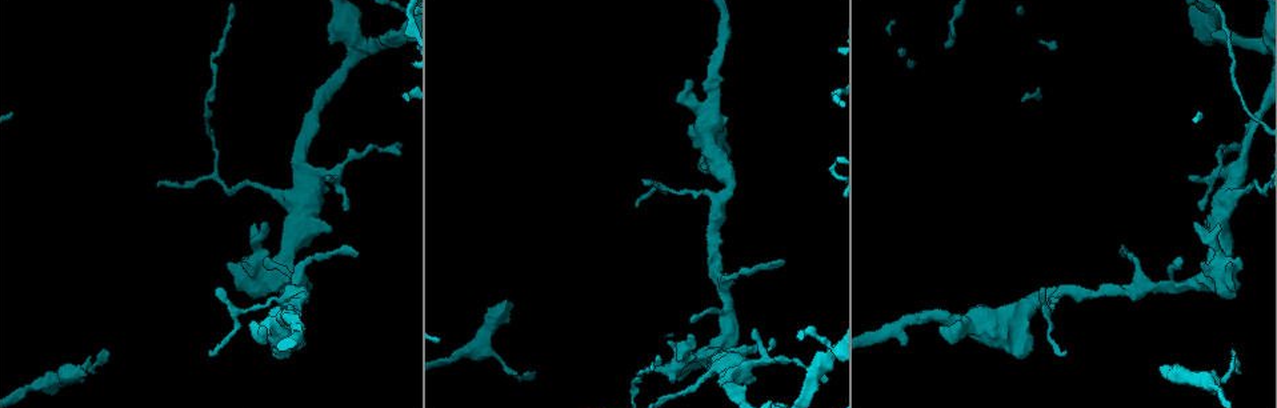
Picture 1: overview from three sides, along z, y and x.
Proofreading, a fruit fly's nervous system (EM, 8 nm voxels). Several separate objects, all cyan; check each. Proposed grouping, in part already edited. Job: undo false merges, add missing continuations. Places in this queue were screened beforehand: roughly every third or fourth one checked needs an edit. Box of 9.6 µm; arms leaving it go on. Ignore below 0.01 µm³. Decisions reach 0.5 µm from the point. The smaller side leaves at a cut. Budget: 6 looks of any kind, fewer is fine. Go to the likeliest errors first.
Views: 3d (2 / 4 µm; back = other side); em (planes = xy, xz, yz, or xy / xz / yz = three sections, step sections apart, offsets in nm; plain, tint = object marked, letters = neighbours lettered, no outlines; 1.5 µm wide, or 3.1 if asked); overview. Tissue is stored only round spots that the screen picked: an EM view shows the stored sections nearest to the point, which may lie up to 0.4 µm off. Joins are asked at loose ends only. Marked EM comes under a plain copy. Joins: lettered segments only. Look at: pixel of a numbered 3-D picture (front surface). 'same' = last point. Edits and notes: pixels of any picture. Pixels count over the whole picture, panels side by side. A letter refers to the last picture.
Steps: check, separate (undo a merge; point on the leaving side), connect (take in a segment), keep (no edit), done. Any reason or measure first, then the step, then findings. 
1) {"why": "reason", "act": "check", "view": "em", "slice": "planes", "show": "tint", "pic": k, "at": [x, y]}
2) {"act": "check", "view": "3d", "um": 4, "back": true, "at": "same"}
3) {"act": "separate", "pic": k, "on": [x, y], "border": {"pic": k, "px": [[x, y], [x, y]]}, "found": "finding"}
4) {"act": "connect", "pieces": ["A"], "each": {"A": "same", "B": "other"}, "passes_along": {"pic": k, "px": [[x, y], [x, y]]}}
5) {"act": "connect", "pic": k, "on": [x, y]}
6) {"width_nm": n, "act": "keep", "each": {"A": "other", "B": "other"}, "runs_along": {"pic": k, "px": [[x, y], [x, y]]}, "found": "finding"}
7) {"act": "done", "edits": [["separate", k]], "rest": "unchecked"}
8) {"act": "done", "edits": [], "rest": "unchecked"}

{"why": "arms part here", "act": "check", "view": "3d", "um": 2, "pic": 1, "at": [724, 285]}

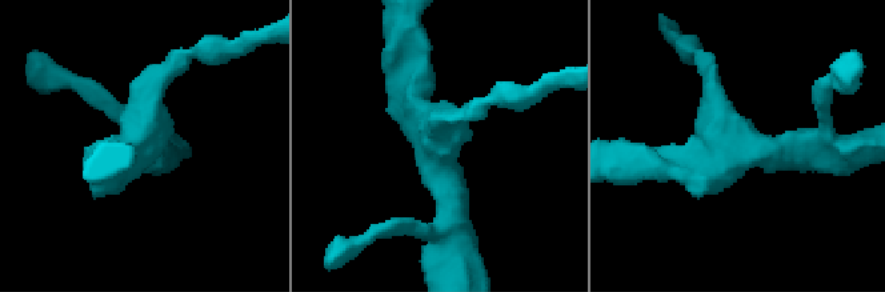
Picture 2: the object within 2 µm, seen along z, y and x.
{"act": "check", "view": "em", "slice": "xy", "step": 8, "show": "tint", "pic": 2, "at": [136, 147]}

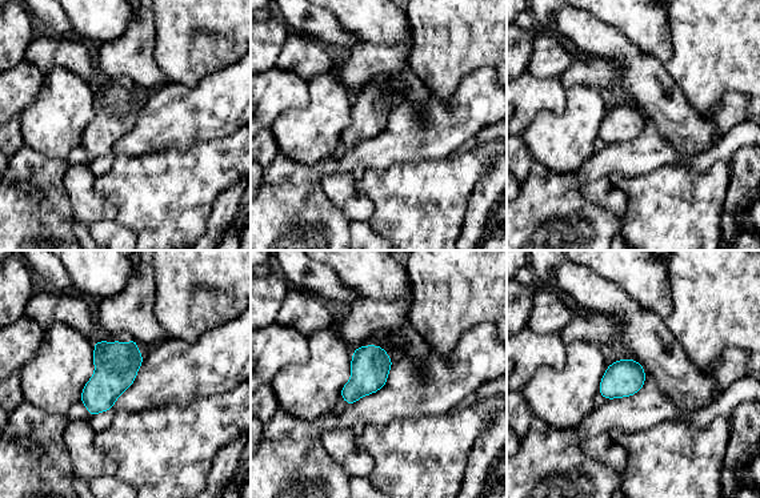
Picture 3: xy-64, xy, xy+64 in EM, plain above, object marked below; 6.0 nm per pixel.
{"act": "check", "view": "em", "slice": "xz", "step": 8, "show": "letters", "at": "same"}

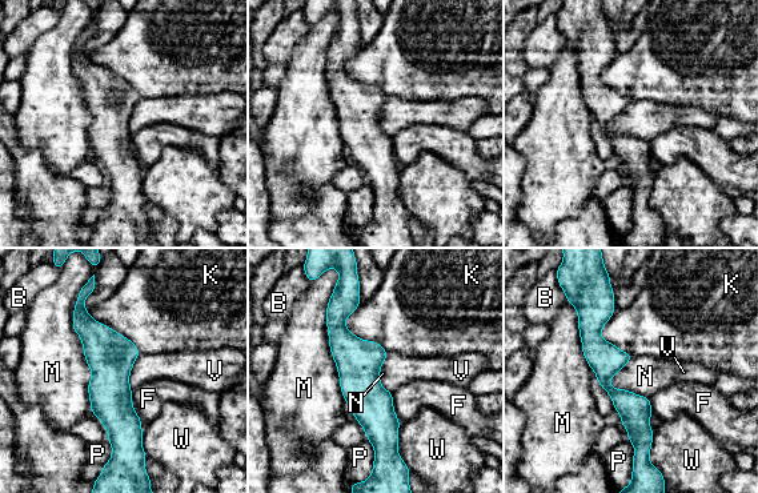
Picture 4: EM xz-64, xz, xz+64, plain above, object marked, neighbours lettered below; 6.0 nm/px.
{"width_nm": 170, "act": "keep", "each": {"B": "other", "F": "other", "K": "other", "M": "other", "N": "other", "P": "other", "V": "other", "W": "other"}, "runs_along": {"pic": 4, "px": [[349, 297], [339, 335], [378, 453]]}, "found": "all the same neuron"}

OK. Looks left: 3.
{"why": "a fork", "act": "check", "view": "em", "slice": "xy", "step": 4, "show": "tint", "pic": 1, "at": [481, 348]}

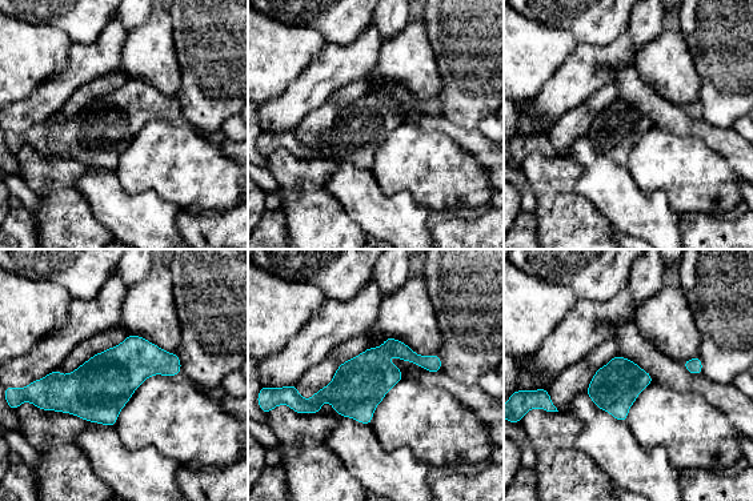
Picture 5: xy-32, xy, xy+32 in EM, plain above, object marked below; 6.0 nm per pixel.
{"act": "check", "view": "em", "slice": "planes", "show": "letters", "at": "same"}

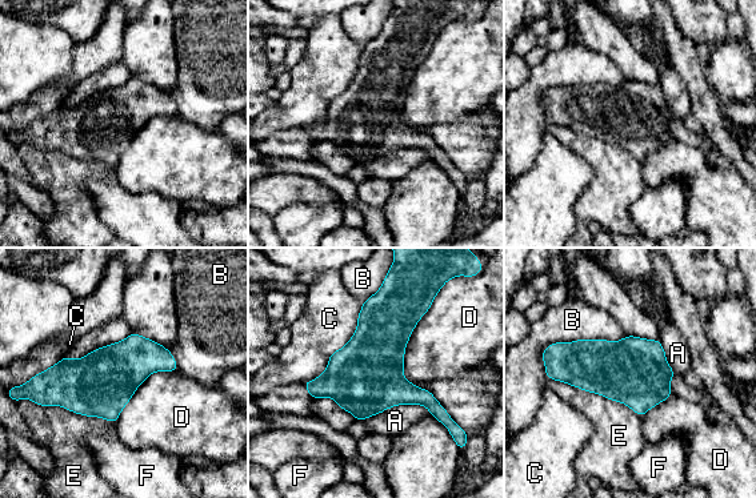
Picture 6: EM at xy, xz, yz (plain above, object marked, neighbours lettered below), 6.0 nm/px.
{"longest_contact_nm": ["E", 600], "act": "keep", "each": {"A": "other", "B": "other", "C": "other", "D": "other", "E": "other", "F": "other"}, "border": {"pic": 6, "px": [[432, 302], [404, 354], [422, 389]]}, "found": "continuous, no second neuron"}

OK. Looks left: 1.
{"act": "done", "edits": [], "rest": "unchecked"}

